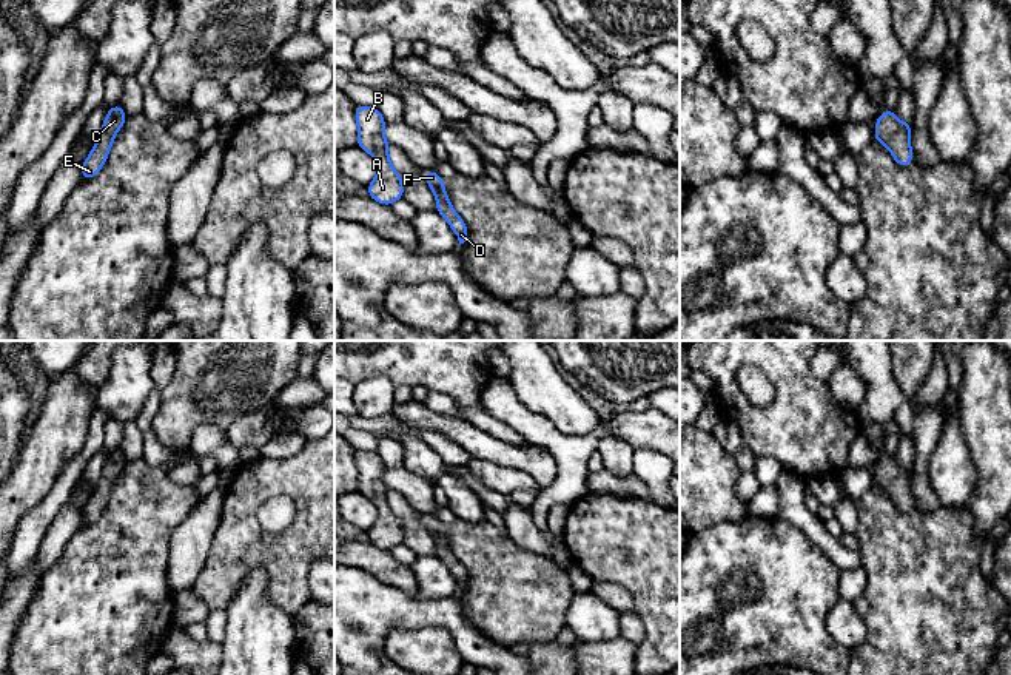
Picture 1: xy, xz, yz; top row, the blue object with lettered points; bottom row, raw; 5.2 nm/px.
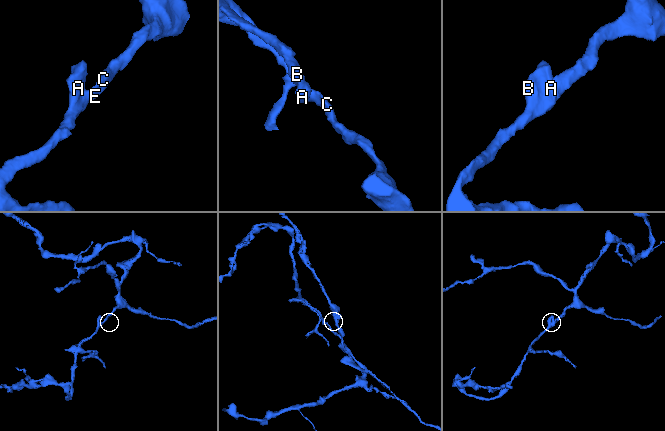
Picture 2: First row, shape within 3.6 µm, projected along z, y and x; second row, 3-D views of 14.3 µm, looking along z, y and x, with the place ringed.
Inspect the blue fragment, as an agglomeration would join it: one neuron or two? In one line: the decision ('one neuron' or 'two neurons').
one neuron

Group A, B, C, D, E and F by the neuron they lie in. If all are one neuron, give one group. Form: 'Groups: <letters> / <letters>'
Groups: A B C D E F

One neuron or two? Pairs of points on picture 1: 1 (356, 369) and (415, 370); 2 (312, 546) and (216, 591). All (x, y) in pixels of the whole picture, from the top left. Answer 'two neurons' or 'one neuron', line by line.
1: one neuron
2: one neuron

